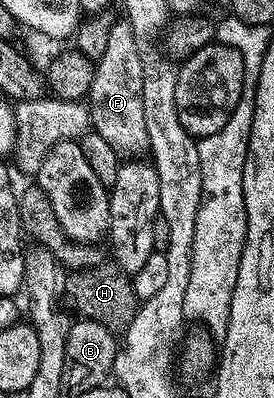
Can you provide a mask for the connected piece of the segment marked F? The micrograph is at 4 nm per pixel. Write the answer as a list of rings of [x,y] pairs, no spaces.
[[[116,20],[109,32],[109,43],[106,44],[105,53],[95,61],[95,74],[89,94],[89,121],[93,132],[101,135],[109,147],[121,159],[139,159],[150,150],[149,131],[145,129],[145,107],[141,107],[141,87],[145,76],[143,69],[143,53],[139,50],[140,38],[136,37],[130,20]]]

